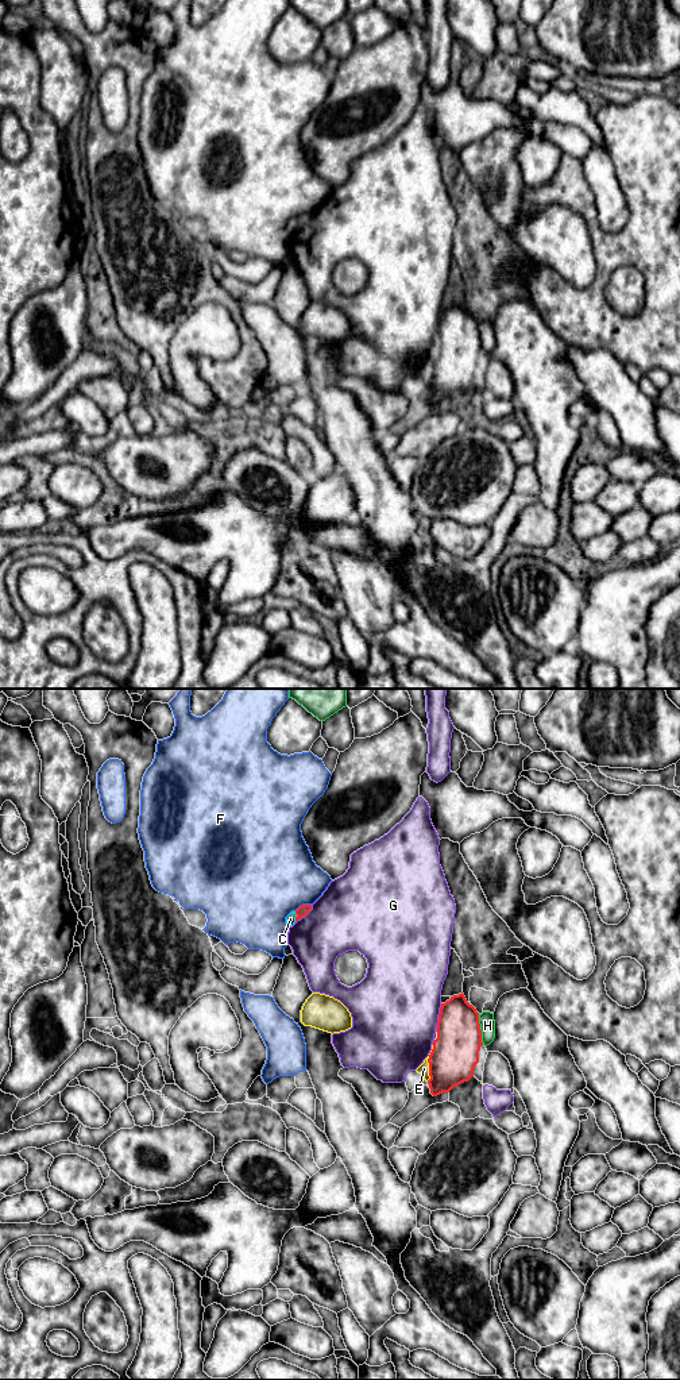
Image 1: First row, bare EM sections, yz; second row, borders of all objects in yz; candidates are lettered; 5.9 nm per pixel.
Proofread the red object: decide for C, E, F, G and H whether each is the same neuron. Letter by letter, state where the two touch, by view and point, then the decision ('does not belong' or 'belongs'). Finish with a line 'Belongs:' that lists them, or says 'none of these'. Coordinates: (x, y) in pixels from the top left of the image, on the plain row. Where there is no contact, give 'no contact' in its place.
C: meets red in yz at (296, 226); belongs
E: meets red in yz at (428, 370); does not belong
F: meets red in yz at (302, 214); does not belong
G: meets red in yz at (439, 326); does not belong
H: meets red in yz at (479, 338); does not belong
Belongs: C

